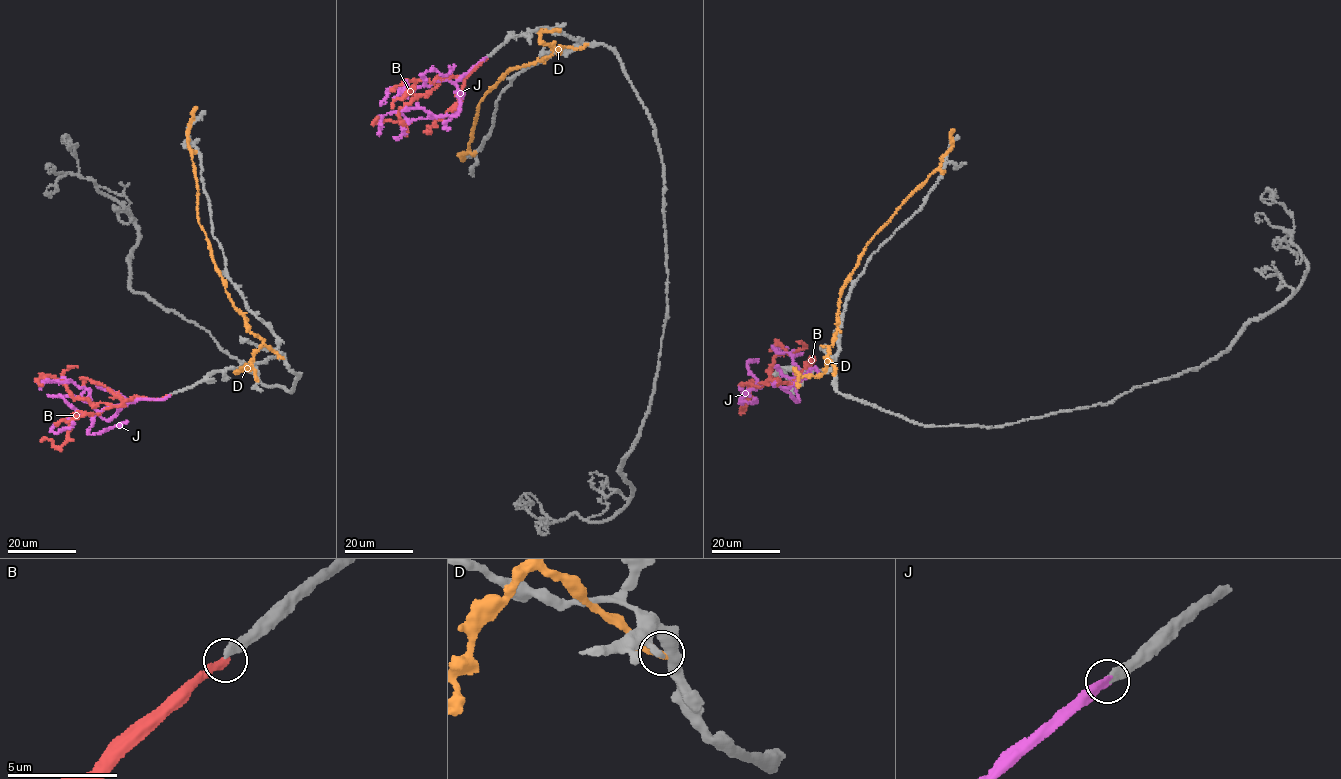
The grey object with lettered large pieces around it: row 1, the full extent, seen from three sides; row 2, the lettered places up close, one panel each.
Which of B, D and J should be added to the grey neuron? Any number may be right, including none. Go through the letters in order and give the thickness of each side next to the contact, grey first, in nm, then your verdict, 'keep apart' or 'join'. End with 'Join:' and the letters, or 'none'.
B: 320 nm thick on the grey side, 320 nm on the other; keep apart
D: 600 nm thick on the grey side, 460 nm on the other; keep apart
J: 300 nm thick on the grey side, 360 nm on the other; join
Join: J

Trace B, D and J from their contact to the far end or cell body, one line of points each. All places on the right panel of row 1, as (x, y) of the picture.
B: (776, 382), (771, 378), (758, 386), (751, 380), (749, 402), (741, 409), (745, 400), (750, 403)
D: (834, 375), (827, 355), (837, 325), (840, 290), (863, 249), (940, 163), (950, 147), (951, 129)
J: (775, 383), (773, 385), (775, 382), (782, 386), (798, 401), (795, 364), (791, 355), (773, 348), (788, 348)

